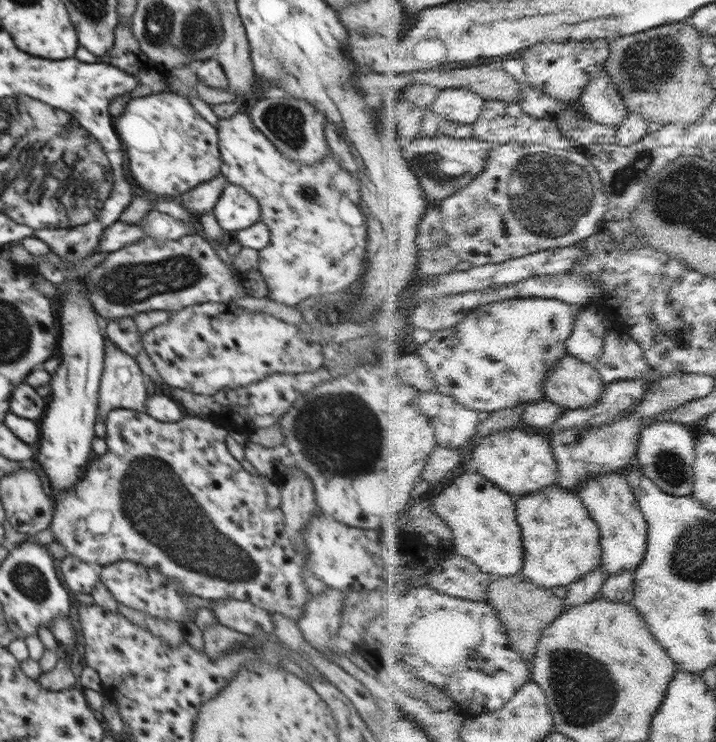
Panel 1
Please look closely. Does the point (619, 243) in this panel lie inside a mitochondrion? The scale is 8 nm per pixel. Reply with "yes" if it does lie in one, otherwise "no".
no

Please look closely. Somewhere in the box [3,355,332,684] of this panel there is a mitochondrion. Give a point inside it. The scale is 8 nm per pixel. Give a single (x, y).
(143, 492)

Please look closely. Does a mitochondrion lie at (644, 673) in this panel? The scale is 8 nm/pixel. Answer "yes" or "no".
no

